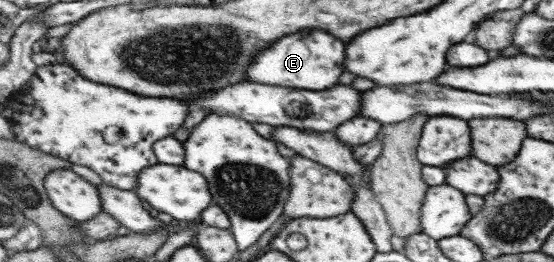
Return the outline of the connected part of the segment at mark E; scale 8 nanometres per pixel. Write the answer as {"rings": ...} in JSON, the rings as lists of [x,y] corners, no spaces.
{"rings":[[[324,30],[298,32],[298,36],[286,36],[286,40],[278,40],[274,48],[268,48],[262,52],[262,56],[254,59],[247,80],[256,84],[323,91],[340,82],[340,76],[344,74],[344,60],[346,44],[334,34]]]}

